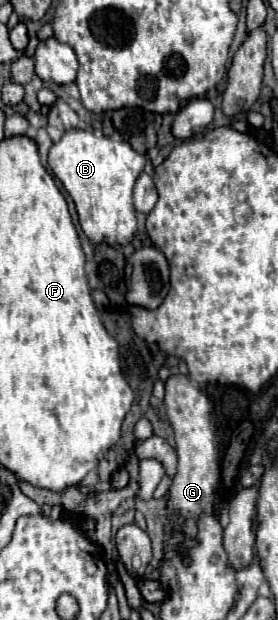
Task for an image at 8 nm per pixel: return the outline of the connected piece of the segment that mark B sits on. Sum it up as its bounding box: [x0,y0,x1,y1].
[49,130,147,245]

